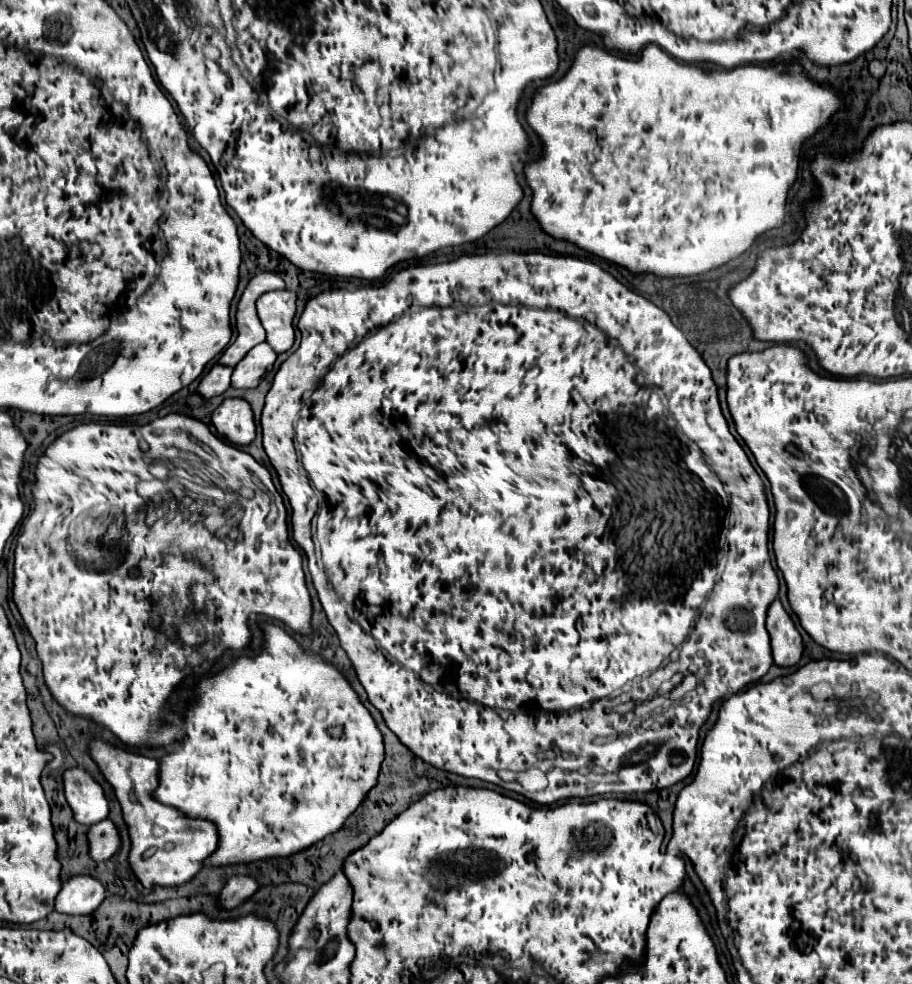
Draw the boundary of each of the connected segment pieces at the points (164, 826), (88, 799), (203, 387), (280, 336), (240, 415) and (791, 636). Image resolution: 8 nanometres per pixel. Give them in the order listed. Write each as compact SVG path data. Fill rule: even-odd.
M98 740L92 742L90 754L98 762L102 774L112 784L116 798L122 804L122 814L128 824L128 832L132 840L128 862L134 874L138 876L138 880L146 888L154 884L180 886L192 880L204 868L204 860L210 858L218 848L220 836L216 824L204 818L190 818L184 812L172 806L164 806L154 798L154 792L158 788L158 774L160 774L158 760L122 748L114 748Z
M82 768L64 772L66 800L74 812L74 818L84 826L94 826L108 818L108 800L102 786Z
M214 364L210 368L210 372L202 378L200 386L198 386L198 392L204 396L204 398L212 398L212 396L218 396L222 392L226 392L230 388L230 378L232 378L232 368L230 366L222 366L222 364Z
M276 290L262 294L256 302L258 318L266 330L266 342L276 354L282 354L294 344L294 314L296 314L296 294L290 290Z
M226 398L212 414L218 434L232 444L246 446L256 438L252 406L244 398Z
M776 598L766 616L766 628L772 638L772 656L778 666L794 666L804 650L802 636L794 626L792 616L784 610L780 600Z

